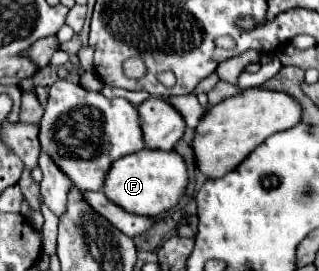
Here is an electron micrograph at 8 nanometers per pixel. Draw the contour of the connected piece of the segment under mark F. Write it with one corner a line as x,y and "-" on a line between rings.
141,149
133,155
125,155
109,167
101,191
109,201
133,215
159,215
179,203
187,187
187,169
183,159
175,151
151,151

